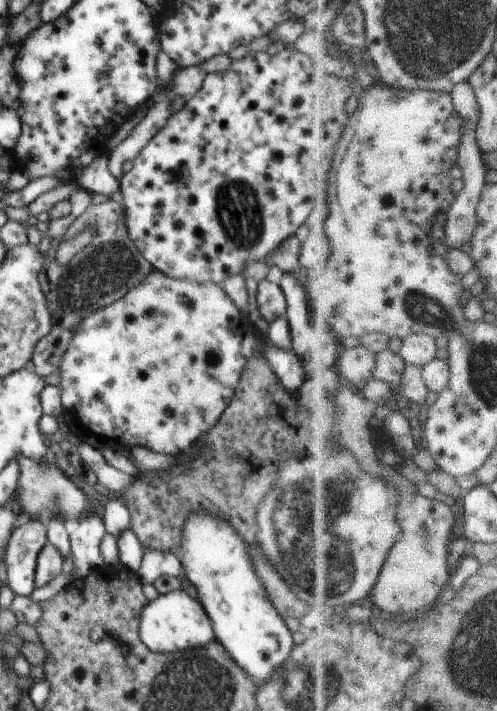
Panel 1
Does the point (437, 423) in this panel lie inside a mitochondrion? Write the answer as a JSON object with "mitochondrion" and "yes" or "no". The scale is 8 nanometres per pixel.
{"mitochondrion":"no"}

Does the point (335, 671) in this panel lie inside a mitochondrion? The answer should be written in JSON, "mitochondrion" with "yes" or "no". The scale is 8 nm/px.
{"mitochondrion":"yes"}

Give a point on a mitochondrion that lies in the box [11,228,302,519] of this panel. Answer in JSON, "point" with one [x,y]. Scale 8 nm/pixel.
{"point":[103,268]}

